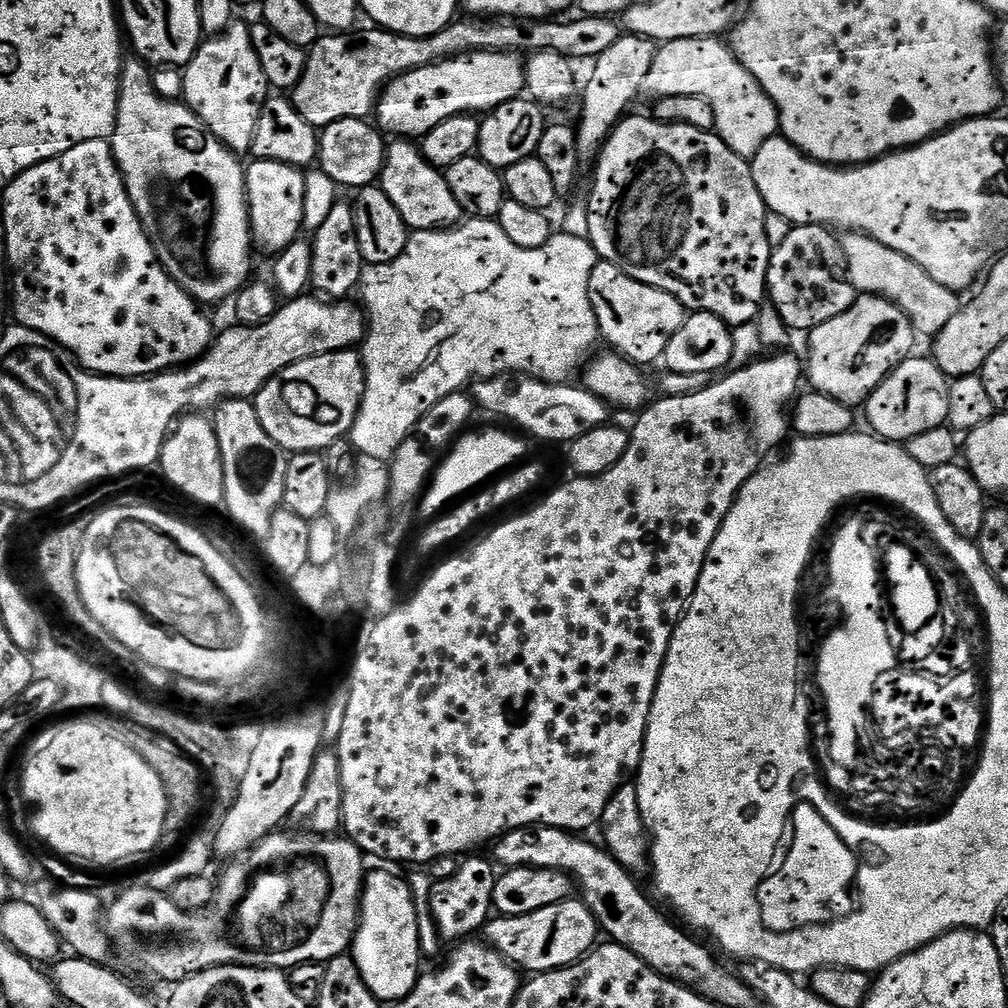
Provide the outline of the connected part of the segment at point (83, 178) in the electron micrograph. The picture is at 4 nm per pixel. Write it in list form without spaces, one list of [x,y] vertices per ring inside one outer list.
[[[91,140],[82,142],[66,154],[58,158],[50,158],[38,166],[28,168],[20,176],[15,176],[4,192],[4,248],[8,251],[8,264],[12,267],[12,308],[16,311],[15,323],[22,328],[29,328],[49,336],[62,345],[71,355],[75,356],[77,364],[98,376],[119,376],[121,378],[147,378],[158,372],[175,370],[187,366],[200,359],[208,351],[214,339],[212,324],[204,317],[205,309],[181,284],[161,266],[156,257],[154,246],[130,202],[130,194],[124,185],[120,167],[112,153],[108,140]]]

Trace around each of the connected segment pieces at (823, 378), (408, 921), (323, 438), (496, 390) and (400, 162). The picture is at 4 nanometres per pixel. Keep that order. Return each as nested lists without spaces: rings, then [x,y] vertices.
[[[857,295],[854,306],[846,310],[846,314],[838,314],[838,318],[830,318],[830,322],[822,322],[813,332],[807,333],[808,360],[806,356],[806,380],[811,391],[821,392],[830,398],[838,398],[838,402],[853,406],[863,405],[868,395],[885,380],[896,368],[913,355],[912,348],[918,343],[918,337],[910,318],[894,302],[881,296]]]
[[[386,870],[369,871],[361,893],[361,916],[353,935],[352,957],[362,974],[363,981],[381,1003],[395,1004],[412,992],[422,972],[420,960],[420,931],[418,930],[416,902],[405,877]]]
[[[356,350],[327,352],[314,358],[306,358],[279,372],[273,380],[267,380],[254,397],[256,413],[266,426],[266,434],[278,442],[278,446],[289,454],[298,452],[320,452],[327,450],[351,433],[352,423],[364,397],[364,361]]]
[[[507,372],[491,376],[485,380],[473,380],[470,385],[472,403],[484,412],[493,412],[521,428],[533,441],[545,440],[548,444],[567,446],[572,441],[582,438],[595,428],[609,423],[610,405],[598,398],[591,390],[577,386],[572,382],[552,384],[549,380],[538,380],[524,372]]]
[[[396,138],[387,145],[384,153],[384,169],[380,172],[378,186],[386,194],[386,198],[394,202],[394,210],[402,214],[402,222],[406,222],[406,226],[412,232],[440,232],[444,228],[455,228],[465,219],[465,212],[458,206],[454,194],[450,194],[450,186],[446,182],[444,172],[426,162],[419,147],[407,139]]]

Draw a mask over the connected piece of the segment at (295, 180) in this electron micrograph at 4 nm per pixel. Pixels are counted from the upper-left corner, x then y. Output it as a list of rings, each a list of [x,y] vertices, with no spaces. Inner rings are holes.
[[[253,159],[244,169],[244,185],[248,195],[248,214],[252,221],[252,238],[257,249],[277,254],[291,246],[301,235],[300,227],[304,224],[304,199],[308,196],[308,184],[304,181],[305,173],[299,168],[270,162],[269,160]]]

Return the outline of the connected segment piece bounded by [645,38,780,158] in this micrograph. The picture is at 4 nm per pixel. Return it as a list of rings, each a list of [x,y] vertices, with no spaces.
[[[720,38],[667,41],[666,46],[657,51],[654,63],[650,66],[645,89],[648,94],[656,96],[701,96],[712,107],[712,116],[716,119],[716,135],[722,138],[722,142],[726,142],[726,146],[730,146],[730,150],[734,150],[734,154],[745,158],[756,156],[758,150],[762,150],[762,146],[766,146],[766,142],[780,131],[780,119],[774,102],[770,102],[754,74],[750,74],[750,70],[746,70],[746,66],[738,62],[731,47]]]

